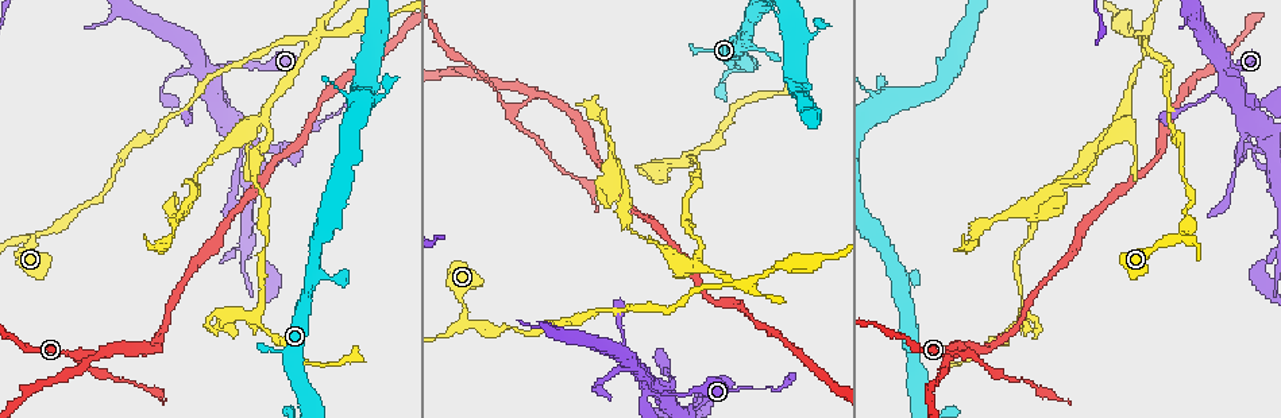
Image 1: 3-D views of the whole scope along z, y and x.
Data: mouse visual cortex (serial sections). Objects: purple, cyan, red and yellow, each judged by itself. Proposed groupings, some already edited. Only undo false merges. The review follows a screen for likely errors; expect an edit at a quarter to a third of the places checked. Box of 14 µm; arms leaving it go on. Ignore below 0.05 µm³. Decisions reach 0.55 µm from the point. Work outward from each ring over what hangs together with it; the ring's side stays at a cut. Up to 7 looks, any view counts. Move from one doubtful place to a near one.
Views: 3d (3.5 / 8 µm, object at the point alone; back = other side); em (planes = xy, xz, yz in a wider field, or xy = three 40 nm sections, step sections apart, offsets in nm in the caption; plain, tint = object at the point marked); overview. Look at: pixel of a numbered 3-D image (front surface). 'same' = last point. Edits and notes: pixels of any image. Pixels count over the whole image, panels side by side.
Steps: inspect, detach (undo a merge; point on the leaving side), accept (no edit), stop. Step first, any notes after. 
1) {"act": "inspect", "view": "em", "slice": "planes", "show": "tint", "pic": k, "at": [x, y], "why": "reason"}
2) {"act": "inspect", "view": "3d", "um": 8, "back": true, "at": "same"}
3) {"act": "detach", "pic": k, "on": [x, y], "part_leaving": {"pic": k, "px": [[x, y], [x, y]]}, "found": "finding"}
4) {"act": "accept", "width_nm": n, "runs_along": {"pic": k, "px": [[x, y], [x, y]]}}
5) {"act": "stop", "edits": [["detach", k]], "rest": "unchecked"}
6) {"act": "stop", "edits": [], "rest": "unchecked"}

{"act": "inspect", "view": "3d", "um": 3.5, "pic": 1, "at": [743, 284], "why": "a narrow waist"}

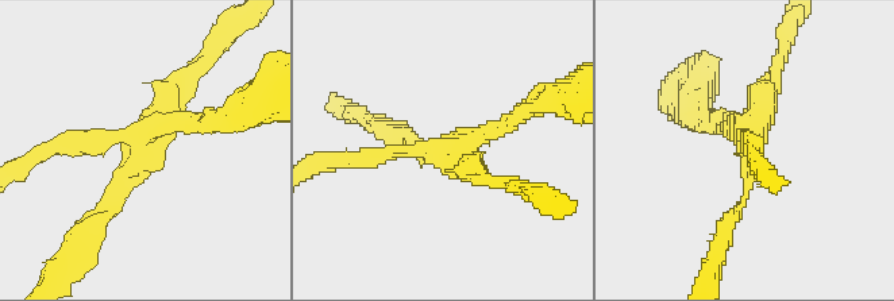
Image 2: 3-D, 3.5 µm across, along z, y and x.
{"act": "inspect", "view": "em", "slice": "planes", "show": "plain", "pic": 2, "at": [437, 152]}

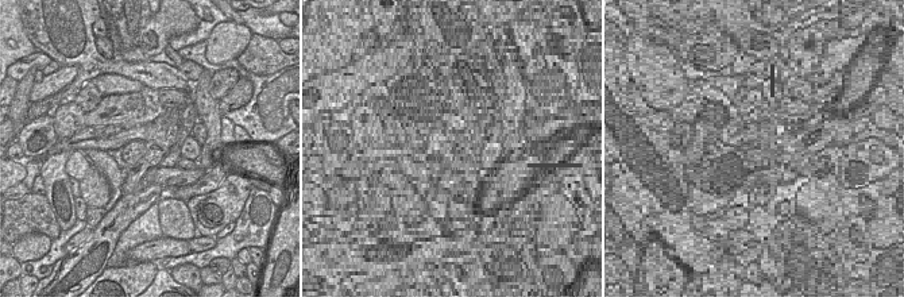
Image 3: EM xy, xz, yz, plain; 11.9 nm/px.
{"act": "inspect", "view": "em", "slice": "planes", "show": "tint", "at": "same", "why": "with the object marked"}

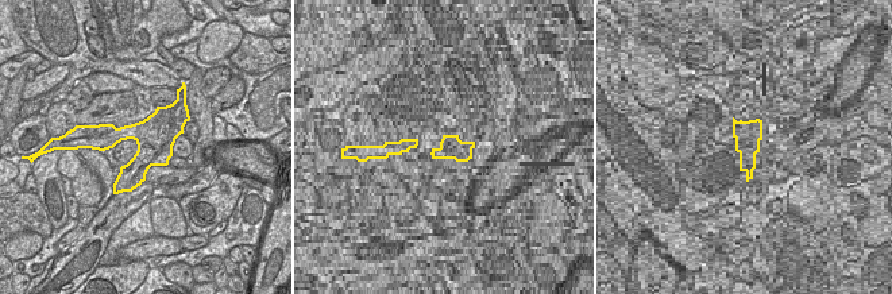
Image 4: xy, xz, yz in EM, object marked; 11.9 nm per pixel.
{"act": "detach", "pic": 2, "on": [474, 176], "width_nm": 480, "part_leaving": {"pic": 2, "px": [[141, 147], [111, 209], [69, 247]]}, "found": "two cells meet here"}

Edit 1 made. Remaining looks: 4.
{"act": "inspect", "view": "3d", "um": 8, "pic": 1, "at": [644, 376], "why": "four-way junction"}

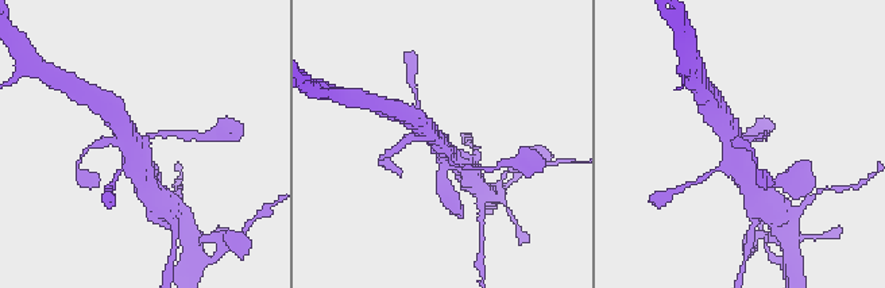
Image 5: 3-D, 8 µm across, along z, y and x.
{"act": "inspect", "view": "em", "slice": "xy", "step": 5, "show": "tint", "pic": 5, "at": [743, 153], "arms": 4, "arm_widths_nm": [150, 200, 500, 600], "why": "shape alone is not enough"}

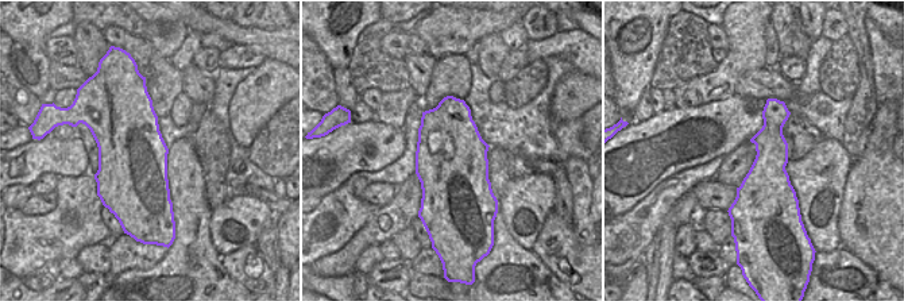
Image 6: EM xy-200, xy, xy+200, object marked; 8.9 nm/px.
{"act": "accept", "runs_along": {"pic": 5, "px": [[159, 134], [139, 149], [149, 187]]}, "found": "one cell here"}

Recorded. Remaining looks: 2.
{"act": "inspect", "view": "3d", "um": 3.5, "pic": 1, "at": [1248, 149], "why": "a narrow waist"}

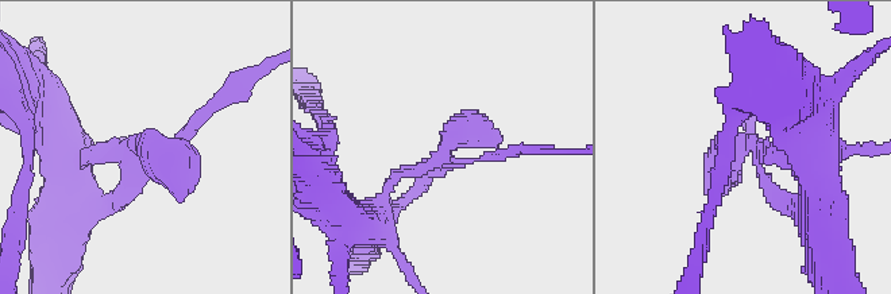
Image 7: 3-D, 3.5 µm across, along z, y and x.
{"act": "inspect", "view": "em", "slice": "planes", "show": "tint", "pic": 7, "at": [444, 156], "why": "shape alone is not enough"}

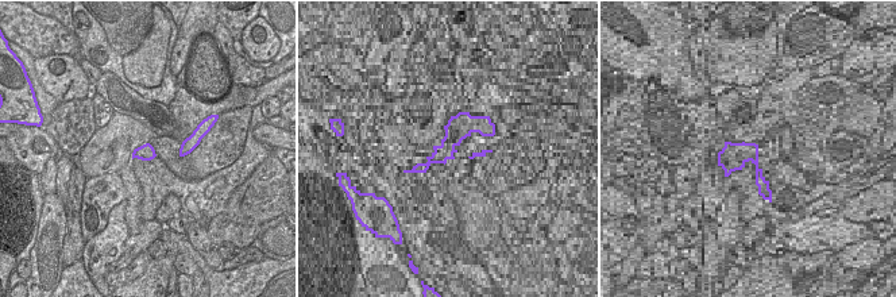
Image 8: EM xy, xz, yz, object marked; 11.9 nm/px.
{"act": "accept", "found": "one cell here"}

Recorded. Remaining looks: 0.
{"act": "stop", "edits": [["detach", 2]], "rest": "unchecked"}

